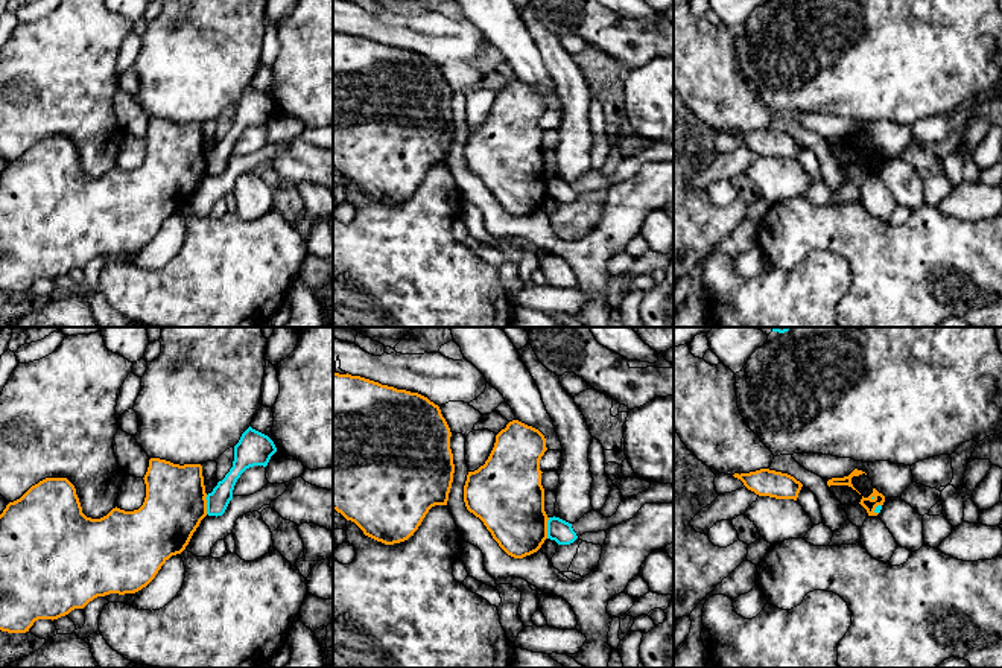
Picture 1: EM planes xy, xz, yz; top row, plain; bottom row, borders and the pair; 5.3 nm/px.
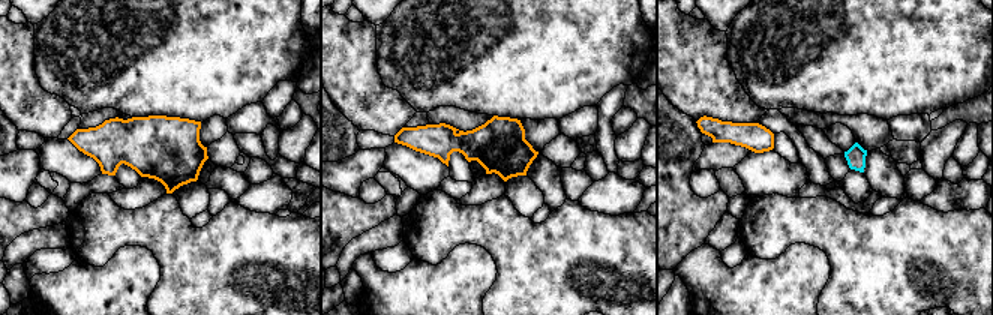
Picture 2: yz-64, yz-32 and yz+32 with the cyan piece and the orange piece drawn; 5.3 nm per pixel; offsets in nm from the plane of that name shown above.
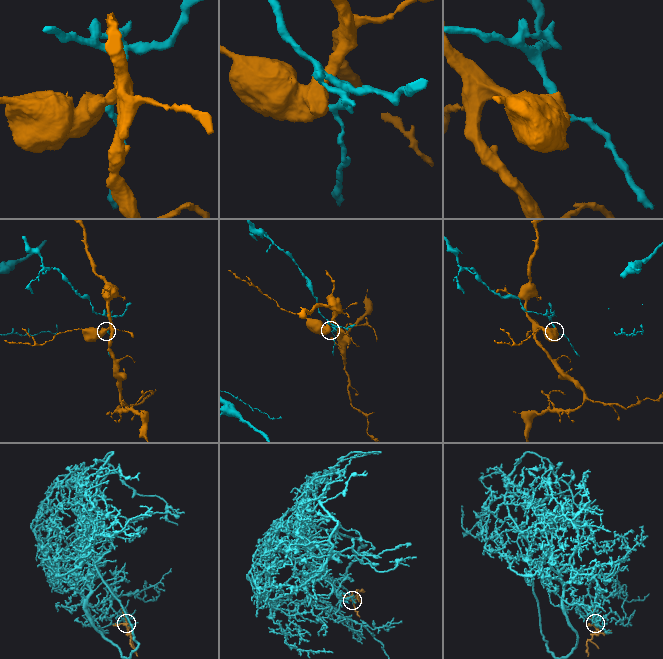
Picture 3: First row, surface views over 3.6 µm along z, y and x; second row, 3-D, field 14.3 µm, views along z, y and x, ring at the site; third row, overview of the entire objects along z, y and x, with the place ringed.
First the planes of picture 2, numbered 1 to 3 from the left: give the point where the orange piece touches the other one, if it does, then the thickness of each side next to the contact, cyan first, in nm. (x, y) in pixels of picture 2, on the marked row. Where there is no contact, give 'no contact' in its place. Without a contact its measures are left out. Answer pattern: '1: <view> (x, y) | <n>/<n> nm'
1: no contact
2: no contact
3: no contact

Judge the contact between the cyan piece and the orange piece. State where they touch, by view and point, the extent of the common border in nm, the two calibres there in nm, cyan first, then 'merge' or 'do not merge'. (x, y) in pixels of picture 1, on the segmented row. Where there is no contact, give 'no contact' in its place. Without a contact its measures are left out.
meets cyan in xz at (548, 528); contact 110 nm long; 120 nm thick on the cyan side, 360 nm on the other; do not merge

